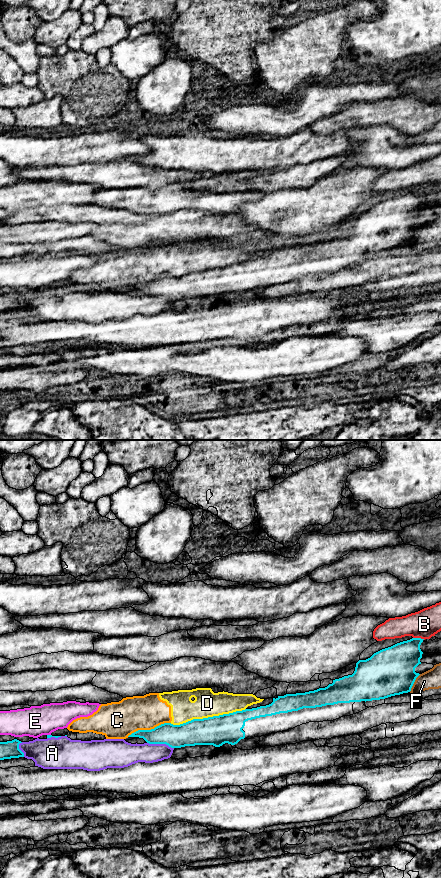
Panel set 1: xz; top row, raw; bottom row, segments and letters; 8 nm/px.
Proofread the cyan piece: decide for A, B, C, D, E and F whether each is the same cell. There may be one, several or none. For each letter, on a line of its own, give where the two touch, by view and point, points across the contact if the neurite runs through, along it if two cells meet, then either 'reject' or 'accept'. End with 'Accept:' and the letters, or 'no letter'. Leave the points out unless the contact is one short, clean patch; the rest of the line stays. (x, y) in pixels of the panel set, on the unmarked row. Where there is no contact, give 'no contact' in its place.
A: meets cyan in xz at (160, 295); reject
B: meets cyan in xz at (419, 190); reject
C: meets cyan in xz at (148, 282); reject
D: meets cyan in xz at (208, 269); reject
E: meets cyan in xz at (49, 287); reject
F: meets cyan in xz at (413, 235); reject
Accept: no letter

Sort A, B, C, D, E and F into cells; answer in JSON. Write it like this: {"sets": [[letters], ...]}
{"sets": [["A"], ["B"], ["C", "D"], ["E"], ["F"]]}

